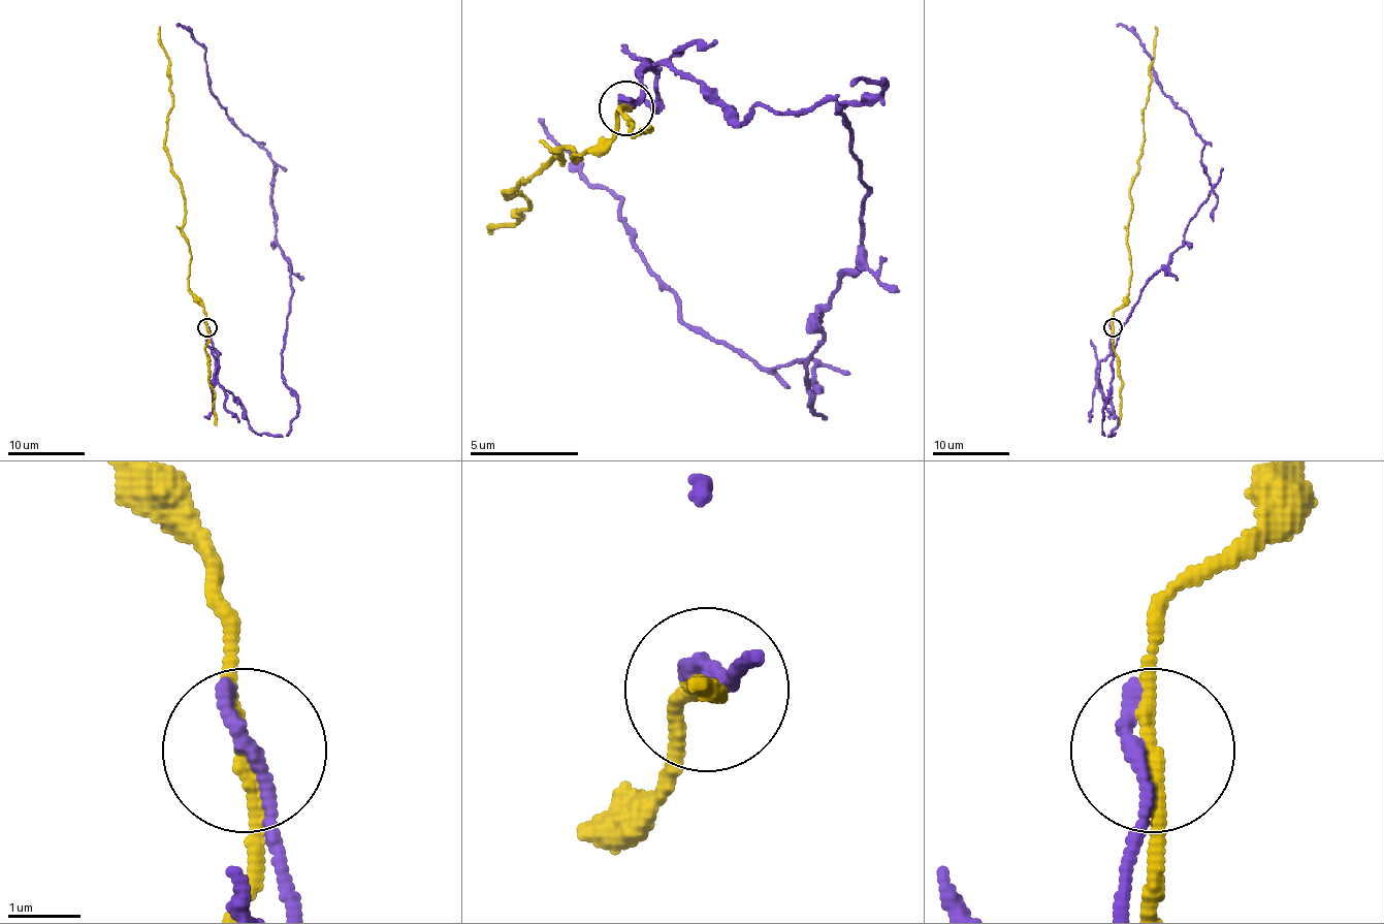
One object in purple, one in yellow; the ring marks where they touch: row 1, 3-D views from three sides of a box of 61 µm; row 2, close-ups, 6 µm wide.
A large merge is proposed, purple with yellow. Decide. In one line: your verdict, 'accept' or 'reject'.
reject

